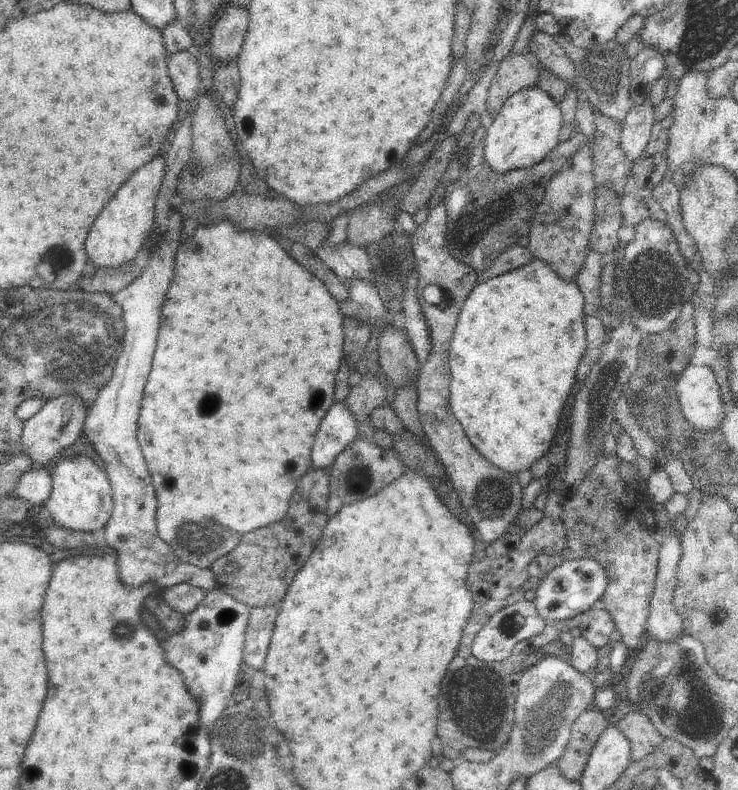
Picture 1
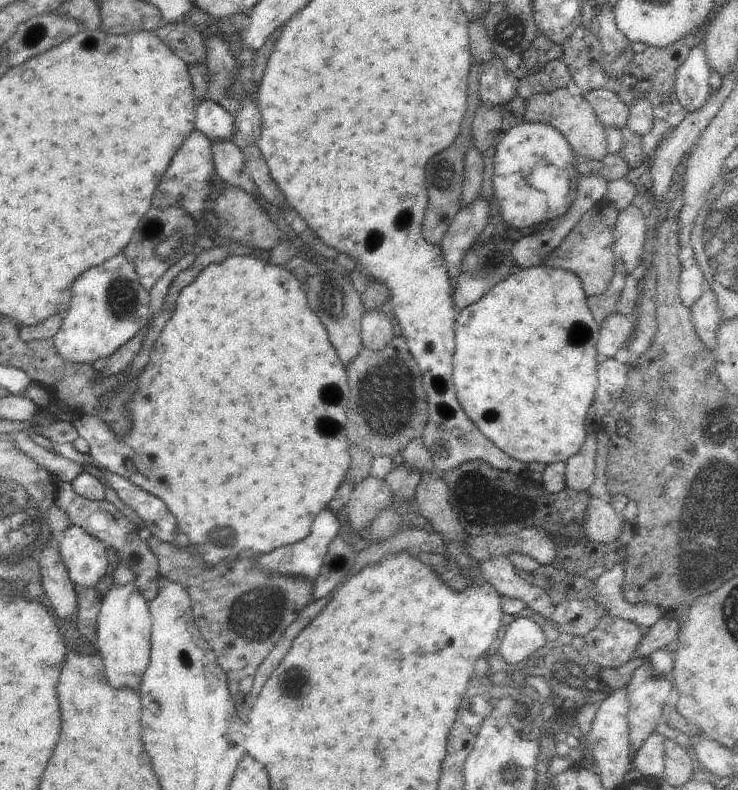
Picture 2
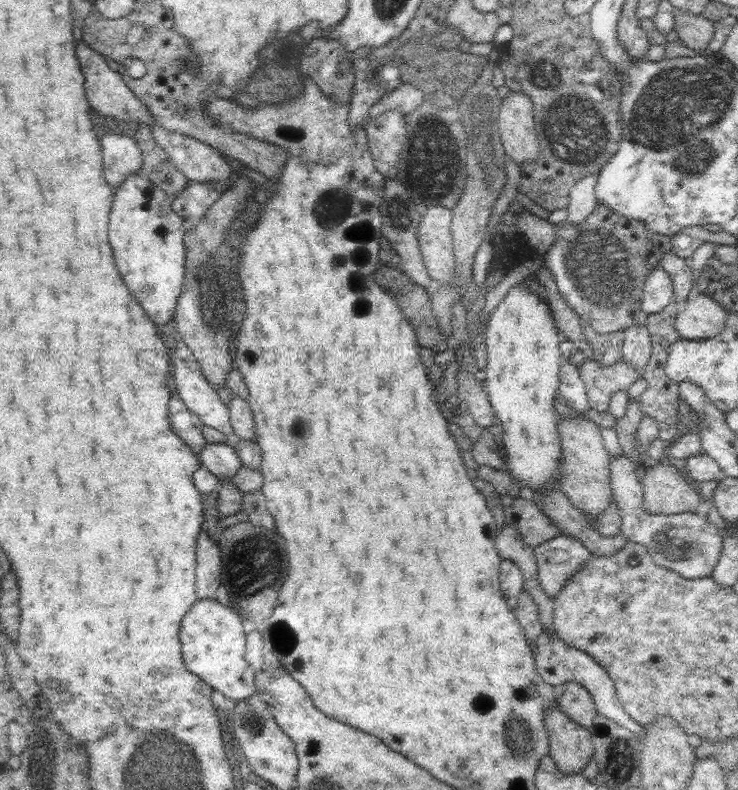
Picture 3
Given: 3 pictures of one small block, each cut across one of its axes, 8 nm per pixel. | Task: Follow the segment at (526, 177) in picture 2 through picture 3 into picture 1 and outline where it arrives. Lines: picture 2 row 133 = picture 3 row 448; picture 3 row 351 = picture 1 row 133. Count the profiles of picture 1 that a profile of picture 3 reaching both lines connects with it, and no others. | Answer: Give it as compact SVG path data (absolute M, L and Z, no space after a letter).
M525 88L517 94L509 96L497 116L493 118L491 126L487 128L483 156L485 162L493 168L493 172L511 172L511 170L525 170L539 164L557 144L559 130L563 126L563 114L559 104L541 88Z

